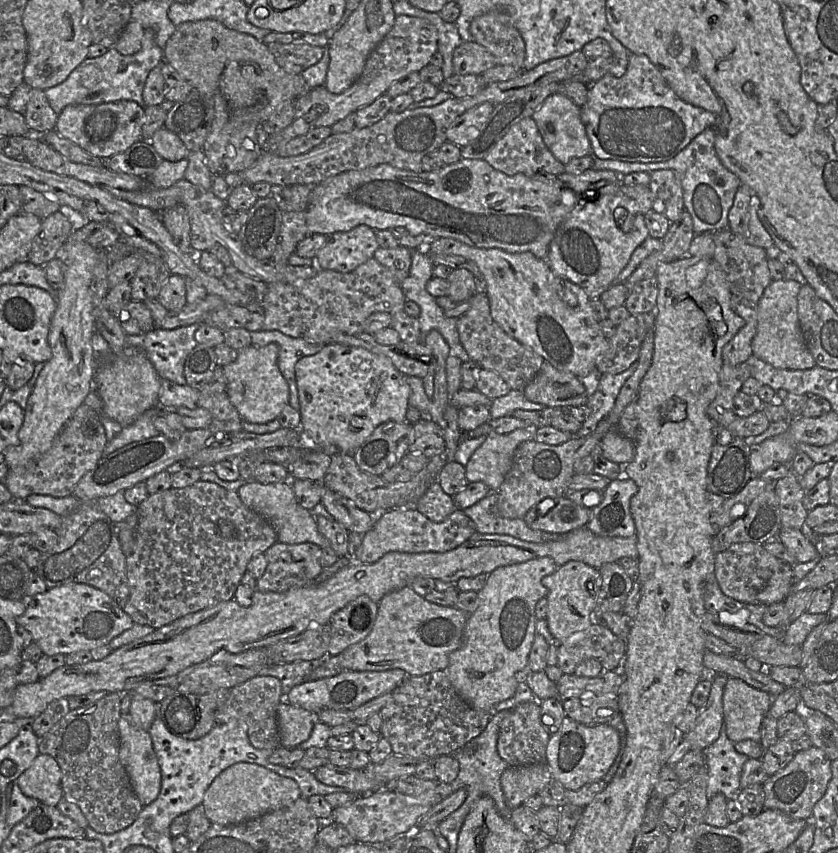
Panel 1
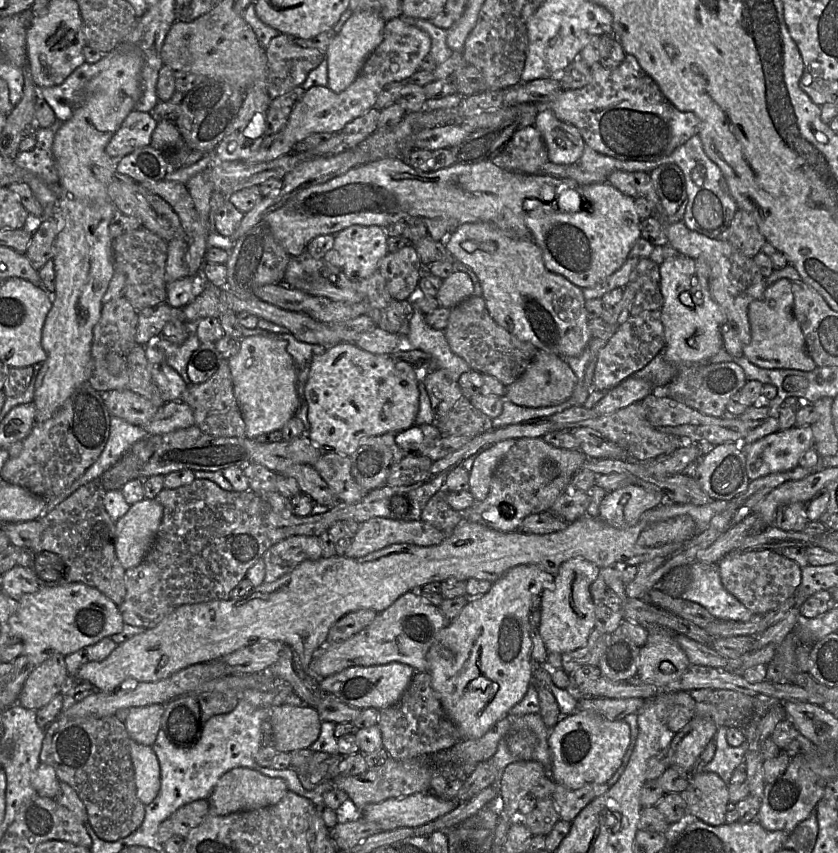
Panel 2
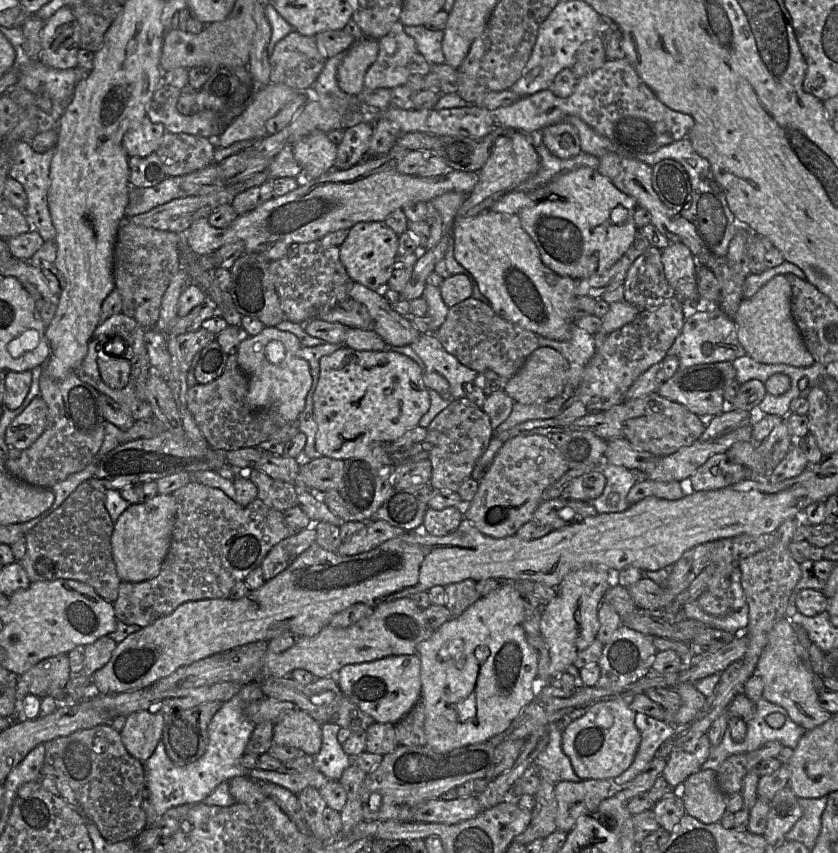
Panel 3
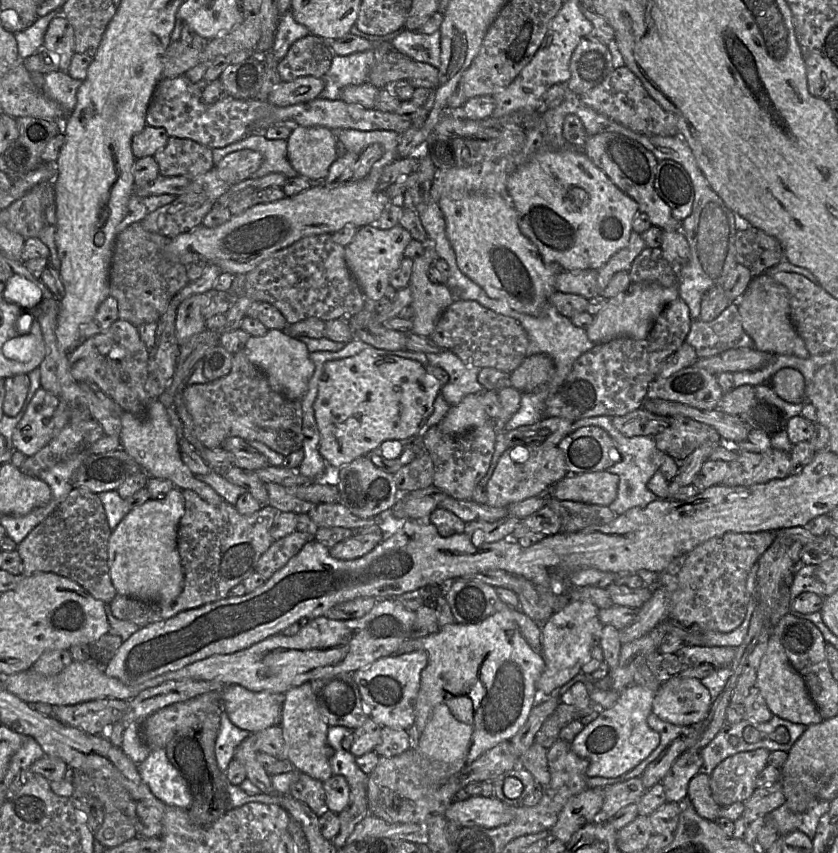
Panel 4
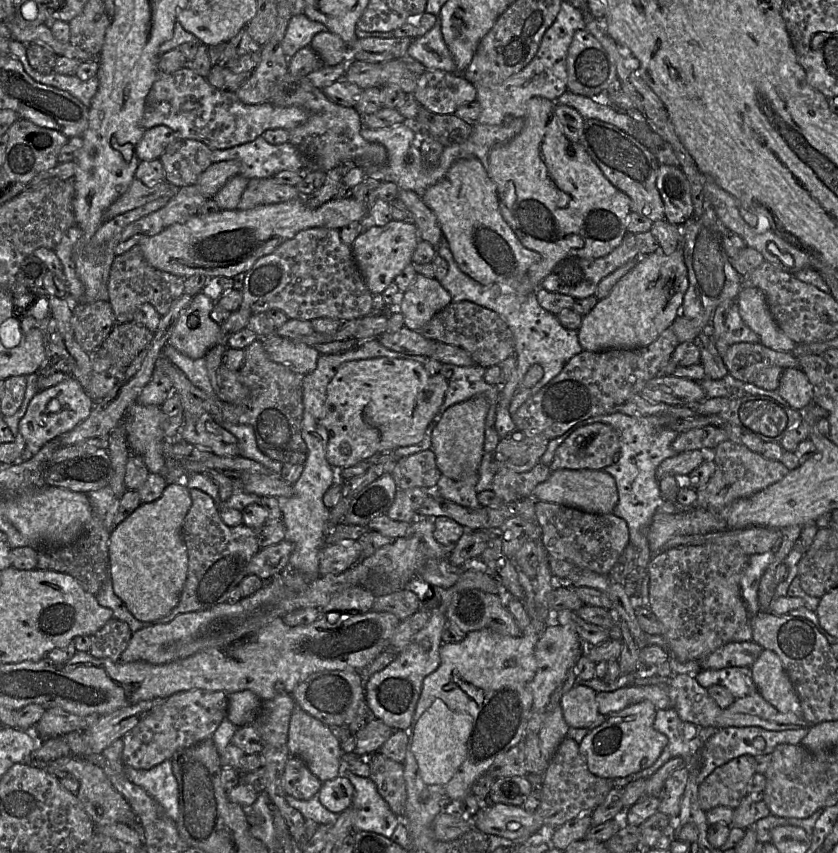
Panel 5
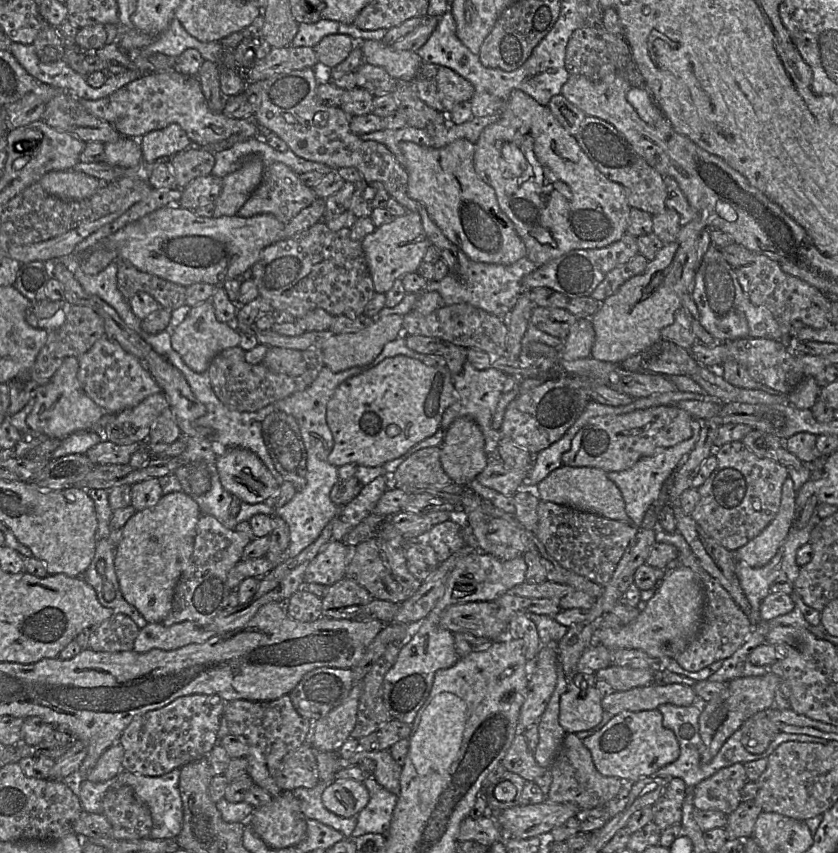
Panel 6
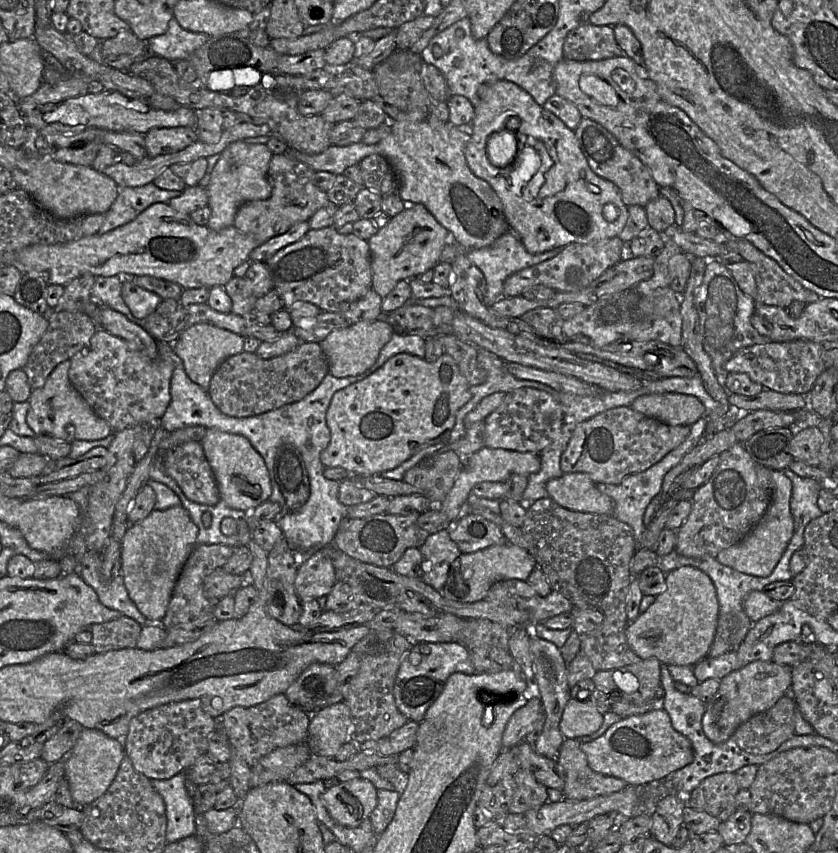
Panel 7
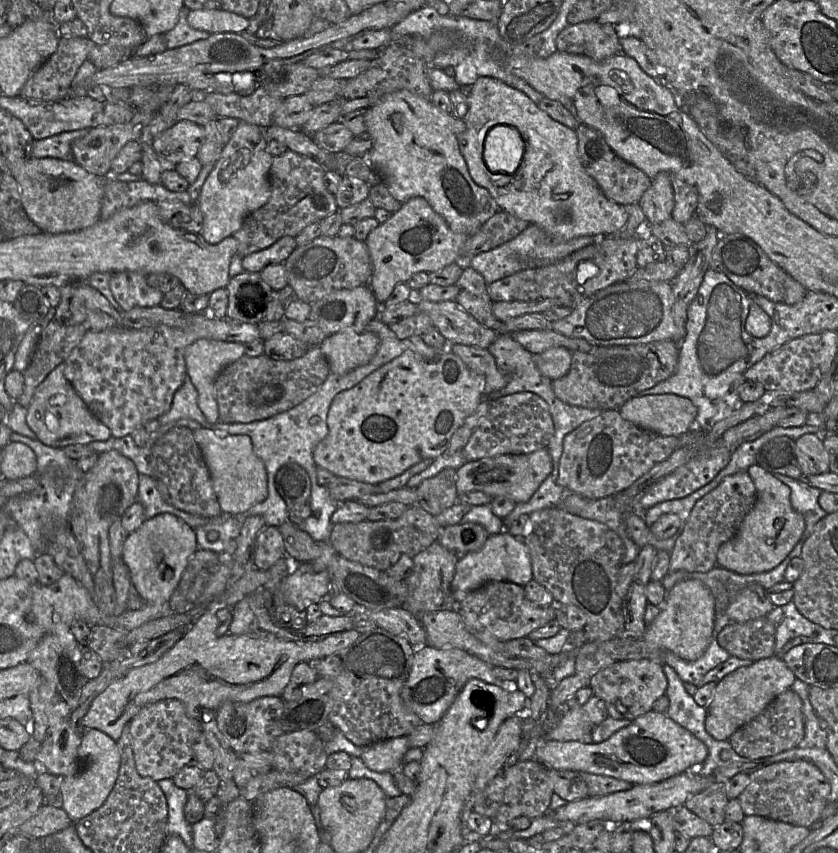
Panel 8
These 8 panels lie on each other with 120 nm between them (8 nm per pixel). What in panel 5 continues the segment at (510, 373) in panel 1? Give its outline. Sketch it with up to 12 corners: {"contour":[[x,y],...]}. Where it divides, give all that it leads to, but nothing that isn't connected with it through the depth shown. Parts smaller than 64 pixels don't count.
{"contour":[[451,302],[418,332],[499,365],[516,349],[495,311]]}

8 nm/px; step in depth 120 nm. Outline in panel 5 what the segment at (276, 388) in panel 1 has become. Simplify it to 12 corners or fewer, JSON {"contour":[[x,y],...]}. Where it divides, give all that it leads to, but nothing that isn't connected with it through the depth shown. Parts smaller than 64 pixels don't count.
{"contour":[[276,333],[261,339],[270,360],[303,375],[316,369],[313,346]]}

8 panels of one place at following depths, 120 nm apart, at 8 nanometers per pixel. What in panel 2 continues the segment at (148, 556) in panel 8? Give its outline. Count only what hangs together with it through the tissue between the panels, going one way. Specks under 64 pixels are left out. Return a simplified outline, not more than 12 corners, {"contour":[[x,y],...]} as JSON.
{"contour":[[155,499],[116,522],[115,553],[125,570],[148,553],[163,516]]}

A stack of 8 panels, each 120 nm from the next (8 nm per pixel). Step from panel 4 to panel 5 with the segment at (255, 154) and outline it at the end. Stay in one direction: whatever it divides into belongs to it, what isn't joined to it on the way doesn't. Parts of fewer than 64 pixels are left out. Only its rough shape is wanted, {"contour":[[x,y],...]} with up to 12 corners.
{"contour":[[238,160],[212,163],[196,186],[211,199],[238,175]]}

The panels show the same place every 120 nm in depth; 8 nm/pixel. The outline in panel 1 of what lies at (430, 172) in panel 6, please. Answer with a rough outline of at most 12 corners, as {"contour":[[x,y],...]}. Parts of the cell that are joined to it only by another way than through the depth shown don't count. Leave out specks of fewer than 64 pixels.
{"contour":[[434,238],[475,262],[491,317],[578,378],[607,351],[587,292],[531,252]]}

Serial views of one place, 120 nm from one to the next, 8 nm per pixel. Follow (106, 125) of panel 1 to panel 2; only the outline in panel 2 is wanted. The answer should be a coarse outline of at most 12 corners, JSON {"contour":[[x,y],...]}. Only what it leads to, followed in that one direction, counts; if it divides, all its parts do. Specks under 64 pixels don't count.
{"contour":[[132,110],[106,146],[119,159],[148,146],[158,120]]}

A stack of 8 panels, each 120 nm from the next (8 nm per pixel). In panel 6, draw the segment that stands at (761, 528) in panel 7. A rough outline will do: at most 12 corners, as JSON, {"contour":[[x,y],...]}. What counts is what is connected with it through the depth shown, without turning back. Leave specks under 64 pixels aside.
{"contour":[[788,477],[774,519],[734,551],[737,562],[766,565],[787,538],[796,492]]}

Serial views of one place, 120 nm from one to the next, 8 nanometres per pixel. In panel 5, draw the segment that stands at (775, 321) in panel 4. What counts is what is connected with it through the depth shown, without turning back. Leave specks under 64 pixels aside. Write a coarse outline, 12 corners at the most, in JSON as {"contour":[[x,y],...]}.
{"contour":[[743,286],[741,319],[763,346],[781,352],[796,343],[780,330],[760,289]]}

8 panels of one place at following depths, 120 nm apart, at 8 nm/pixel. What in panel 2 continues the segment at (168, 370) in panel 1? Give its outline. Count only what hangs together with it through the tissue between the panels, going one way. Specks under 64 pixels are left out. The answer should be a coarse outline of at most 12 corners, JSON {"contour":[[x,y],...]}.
{"contour":[[194,326],[180,345],[162,336],[147,345],[164,353],[168,365],[187,381],[188,361],[200,344]]}

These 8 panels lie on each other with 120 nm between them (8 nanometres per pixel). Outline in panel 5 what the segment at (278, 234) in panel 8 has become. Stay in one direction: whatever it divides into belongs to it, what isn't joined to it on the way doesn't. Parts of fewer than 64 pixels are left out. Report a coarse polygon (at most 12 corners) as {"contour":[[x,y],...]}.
{"contour":[[250,179],[238,210],[301,198],[295,186]]}

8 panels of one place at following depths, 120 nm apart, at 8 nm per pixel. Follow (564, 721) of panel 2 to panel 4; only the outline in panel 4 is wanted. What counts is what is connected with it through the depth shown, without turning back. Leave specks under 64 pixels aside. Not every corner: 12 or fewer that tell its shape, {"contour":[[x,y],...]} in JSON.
{"contour":[[630,685],[570,742],[587,777],[619,777],[659,745],[655,695]]}

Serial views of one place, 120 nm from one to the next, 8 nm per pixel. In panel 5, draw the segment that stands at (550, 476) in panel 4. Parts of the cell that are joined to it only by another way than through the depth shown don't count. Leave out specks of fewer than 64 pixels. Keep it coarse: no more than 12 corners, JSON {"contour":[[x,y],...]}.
{"contour":[[537,463],[523,473],[501,469],[491,490],[504,503],[533,497],[551,474]]}

